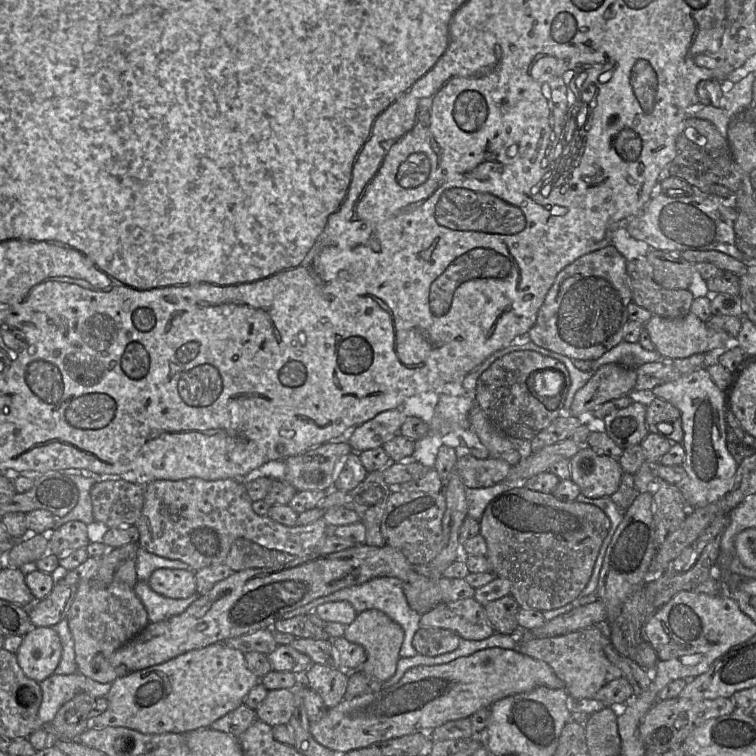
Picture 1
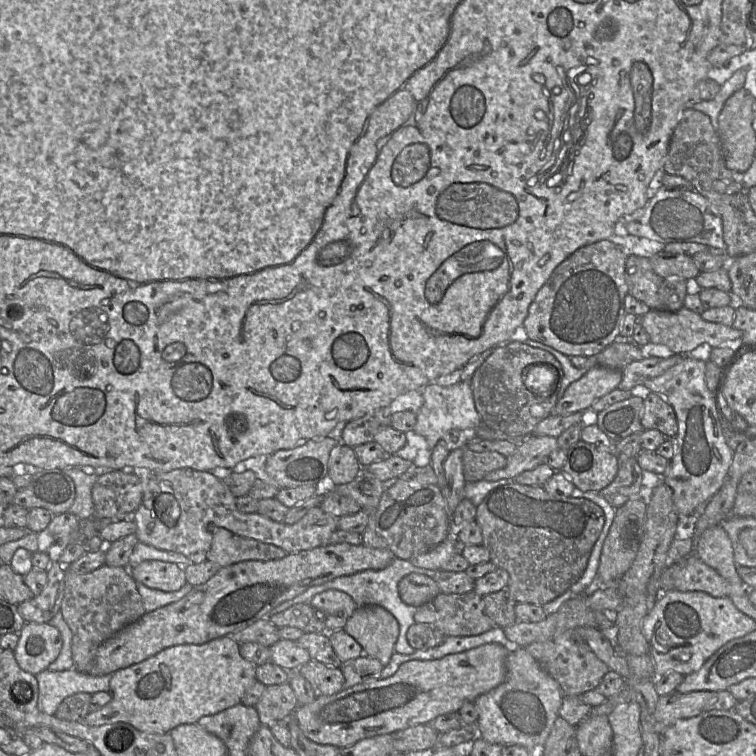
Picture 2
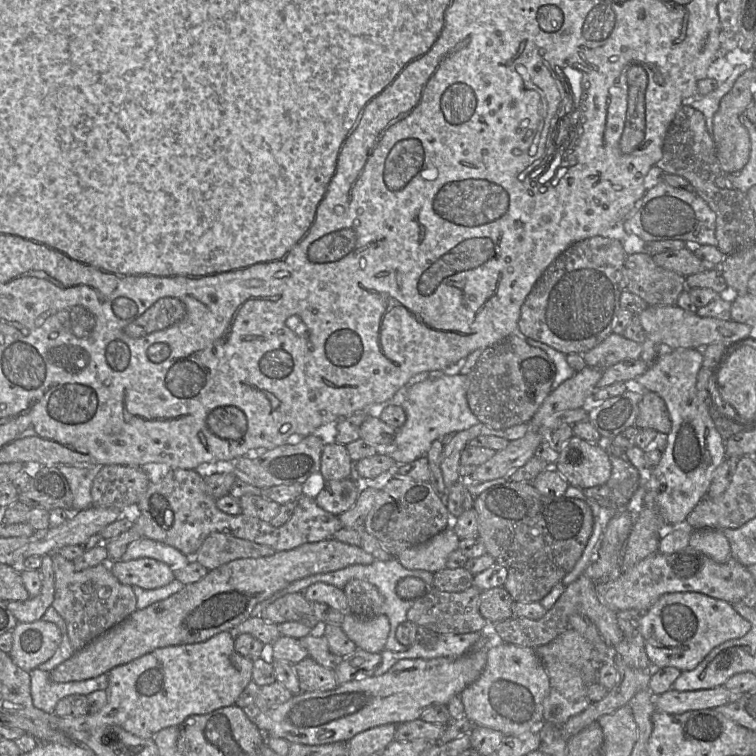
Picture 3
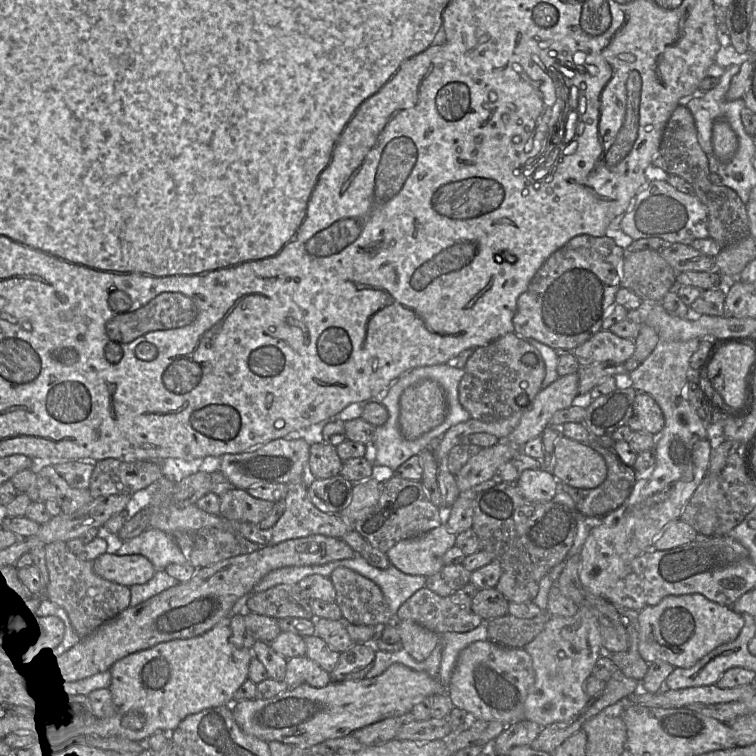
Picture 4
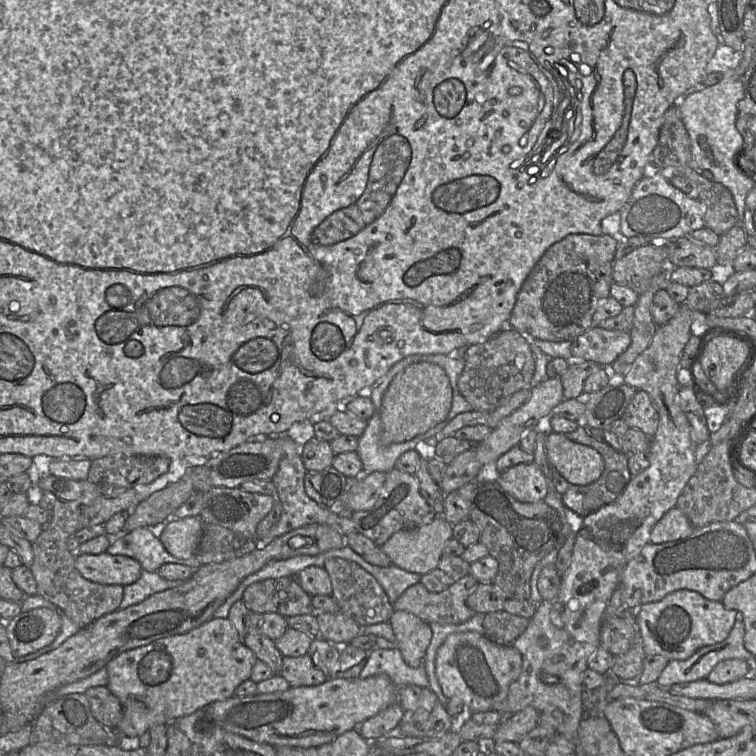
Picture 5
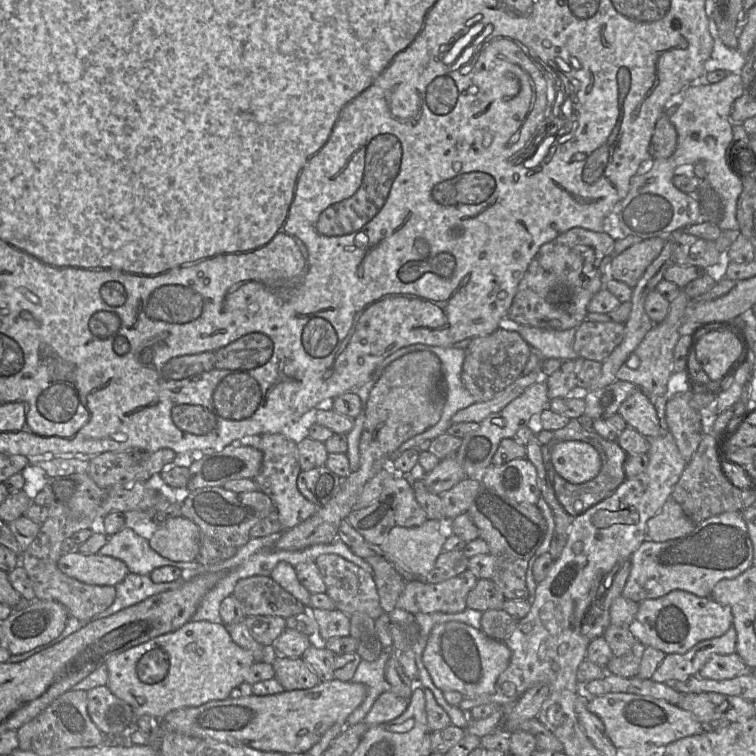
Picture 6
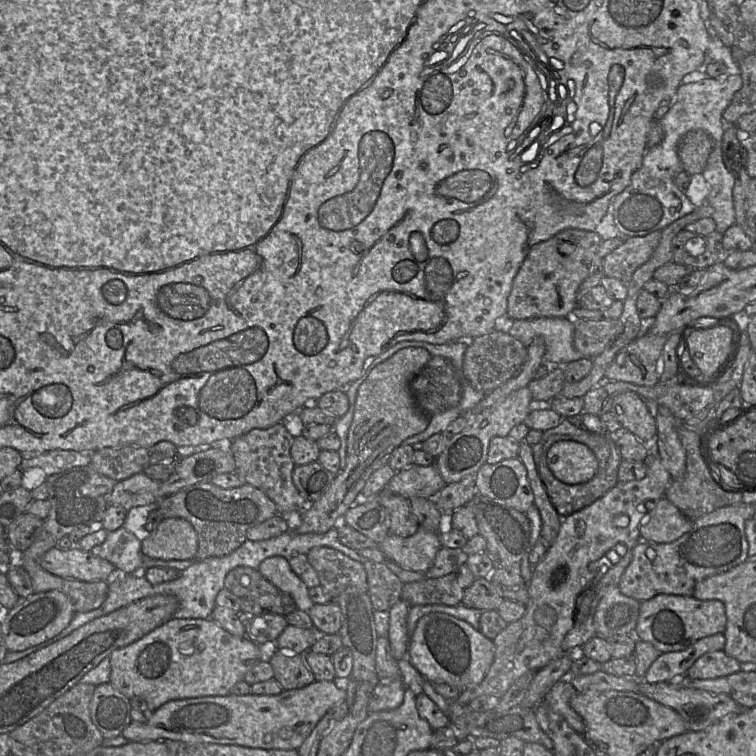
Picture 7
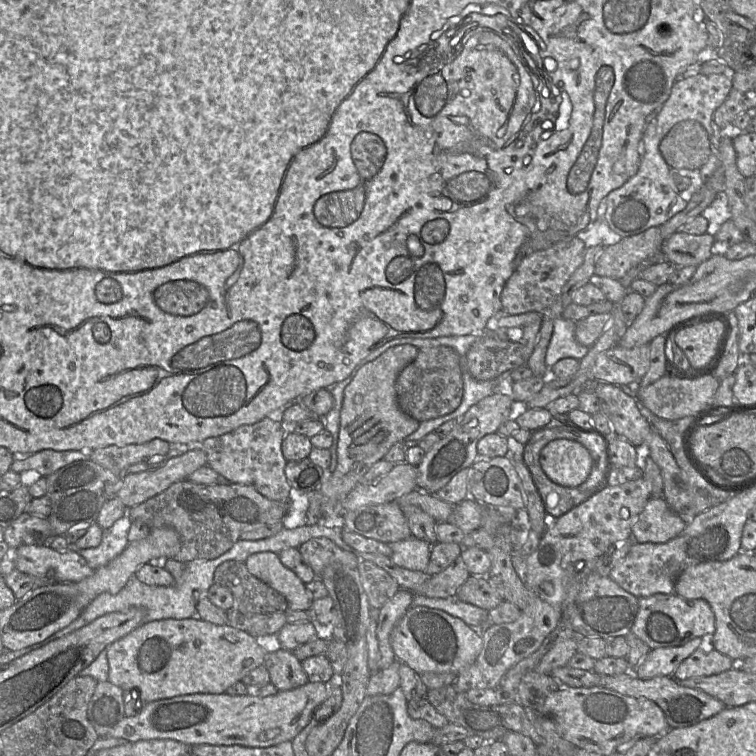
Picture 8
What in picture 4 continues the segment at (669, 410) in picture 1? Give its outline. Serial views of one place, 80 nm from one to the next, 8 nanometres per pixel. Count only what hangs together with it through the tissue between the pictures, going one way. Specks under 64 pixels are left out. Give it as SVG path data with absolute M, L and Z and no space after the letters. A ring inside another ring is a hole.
M637 392L633 414L628 421L632 431L648 432L658 436L664 428L664 415L655 399L645 392Z

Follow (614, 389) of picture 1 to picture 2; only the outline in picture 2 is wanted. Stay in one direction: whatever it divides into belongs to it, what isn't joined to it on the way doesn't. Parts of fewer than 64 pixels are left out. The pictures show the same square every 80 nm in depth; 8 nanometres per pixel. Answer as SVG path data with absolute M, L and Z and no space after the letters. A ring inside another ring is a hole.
M603 366L590 368L567 387L551 415L567 415L592 409L599 398L619 388L622 376L622 371L618 369Z

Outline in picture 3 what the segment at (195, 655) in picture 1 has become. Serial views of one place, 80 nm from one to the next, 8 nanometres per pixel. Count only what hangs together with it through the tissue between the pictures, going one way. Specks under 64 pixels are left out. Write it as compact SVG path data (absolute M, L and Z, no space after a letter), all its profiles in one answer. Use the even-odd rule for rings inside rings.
M230 631L220 632L200 643L158 648L109 671L109 685L105 690L107 703L99 711L81 717L52 715L49 725L64 733L112 725L119 726L139 738L153 738L164 728L180 726L190 716L209 714L217 709L235 705L242 691L252 681L252 670L253 661L236 652Z

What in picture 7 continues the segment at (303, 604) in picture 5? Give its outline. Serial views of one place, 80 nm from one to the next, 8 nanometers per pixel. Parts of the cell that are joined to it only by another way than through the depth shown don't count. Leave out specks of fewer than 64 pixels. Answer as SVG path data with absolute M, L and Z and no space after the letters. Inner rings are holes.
M239 566L229 571L224 588L238 598L241 616L286 616L297 609L289 594L277 588L258 570L249 567Z

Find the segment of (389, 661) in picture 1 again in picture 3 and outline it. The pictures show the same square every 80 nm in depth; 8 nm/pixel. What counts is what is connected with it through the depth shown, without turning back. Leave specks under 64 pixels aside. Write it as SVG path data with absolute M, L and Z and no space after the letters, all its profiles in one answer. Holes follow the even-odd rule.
M351 613L344 616L341 629L358 649L381 653L390 632L390 622L385 614L359 618Z

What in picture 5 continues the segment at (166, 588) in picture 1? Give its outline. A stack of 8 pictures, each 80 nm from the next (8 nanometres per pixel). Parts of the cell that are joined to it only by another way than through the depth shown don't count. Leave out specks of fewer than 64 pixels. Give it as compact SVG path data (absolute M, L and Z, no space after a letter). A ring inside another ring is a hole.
M75 554L75 566L87 580L104 585L130 585L136 582L143 569L141 564L125 555Z

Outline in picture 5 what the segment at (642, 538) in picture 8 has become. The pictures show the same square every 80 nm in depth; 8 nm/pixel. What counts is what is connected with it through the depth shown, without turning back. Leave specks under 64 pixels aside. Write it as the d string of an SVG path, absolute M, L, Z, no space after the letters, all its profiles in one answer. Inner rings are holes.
M677 506L669 509L654 525L650 534L650 542L662 544L689 537L695 526Z

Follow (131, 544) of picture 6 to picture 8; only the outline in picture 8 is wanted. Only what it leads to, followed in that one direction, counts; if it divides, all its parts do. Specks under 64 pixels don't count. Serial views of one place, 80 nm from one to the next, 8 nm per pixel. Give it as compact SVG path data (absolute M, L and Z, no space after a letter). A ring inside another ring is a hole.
M104 530L101 543L97 547L87 549L70 547L69 549L76 551L91 568L96 570L119 556L129 543L127 537L117 537Z

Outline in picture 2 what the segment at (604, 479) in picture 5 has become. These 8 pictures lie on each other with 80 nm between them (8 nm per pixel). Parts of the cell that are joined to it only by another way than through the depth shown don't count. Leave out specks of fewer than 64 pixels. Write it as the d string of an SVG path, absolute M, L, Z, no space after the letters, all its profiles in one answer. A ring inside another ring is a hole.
M625 456L617 457L619 467L615 479L598 492L615 509L643 495L642 469L636 459Z

